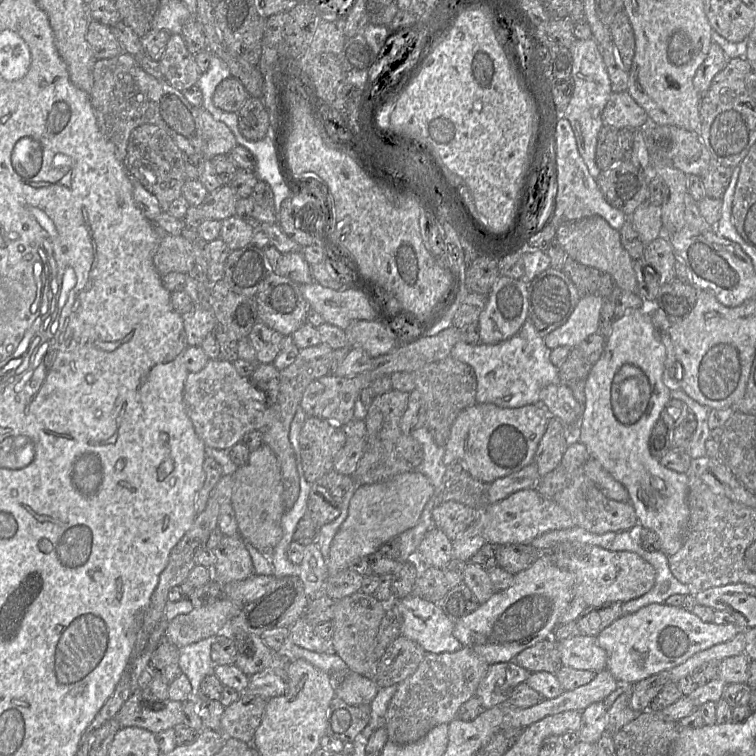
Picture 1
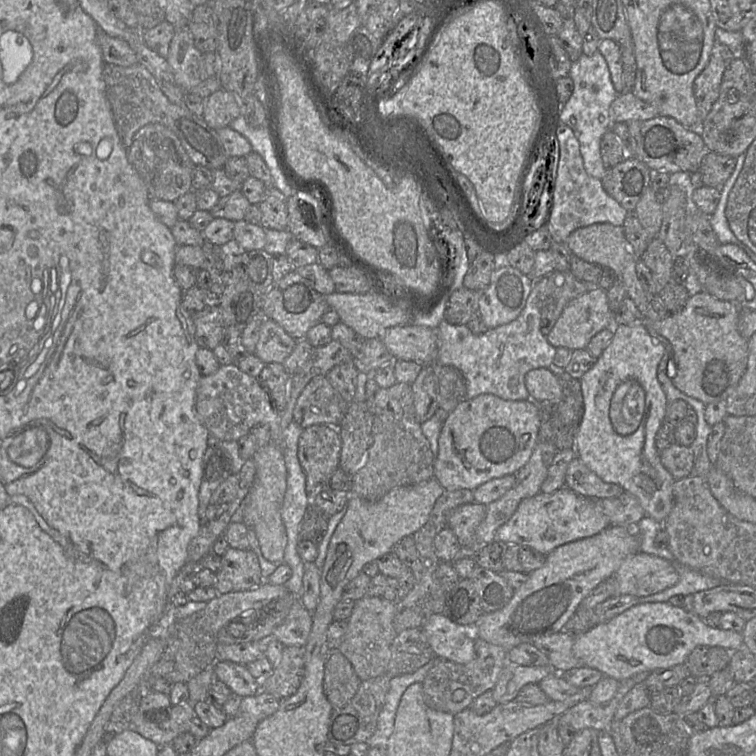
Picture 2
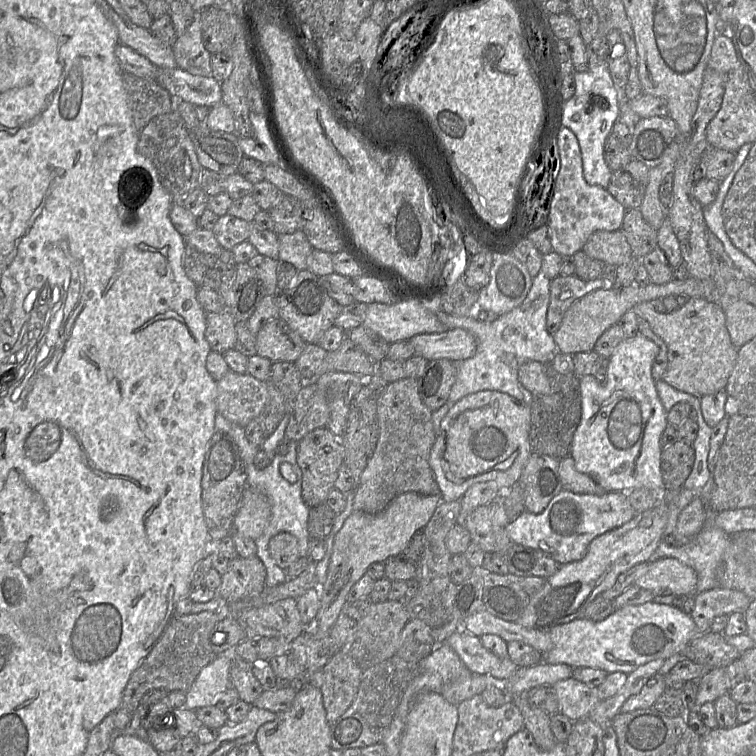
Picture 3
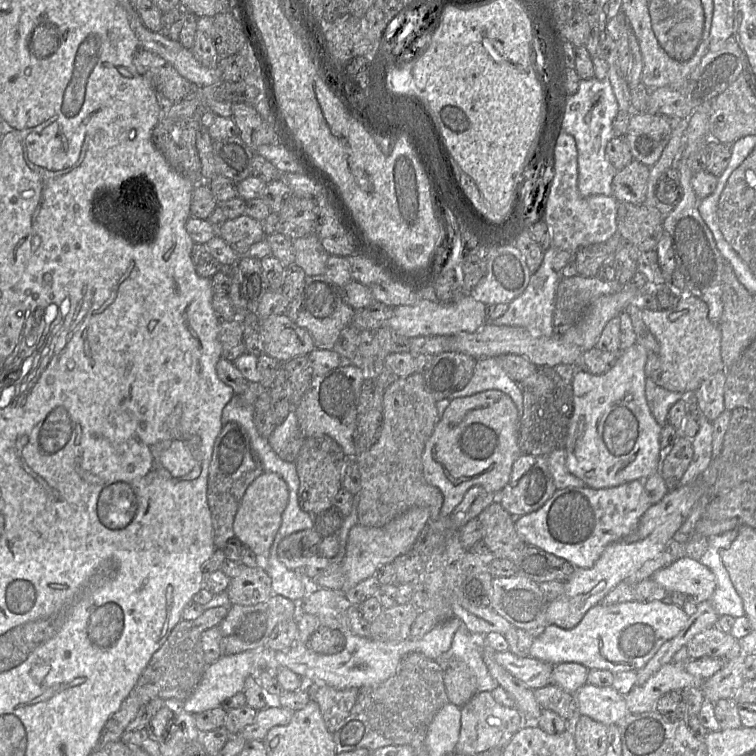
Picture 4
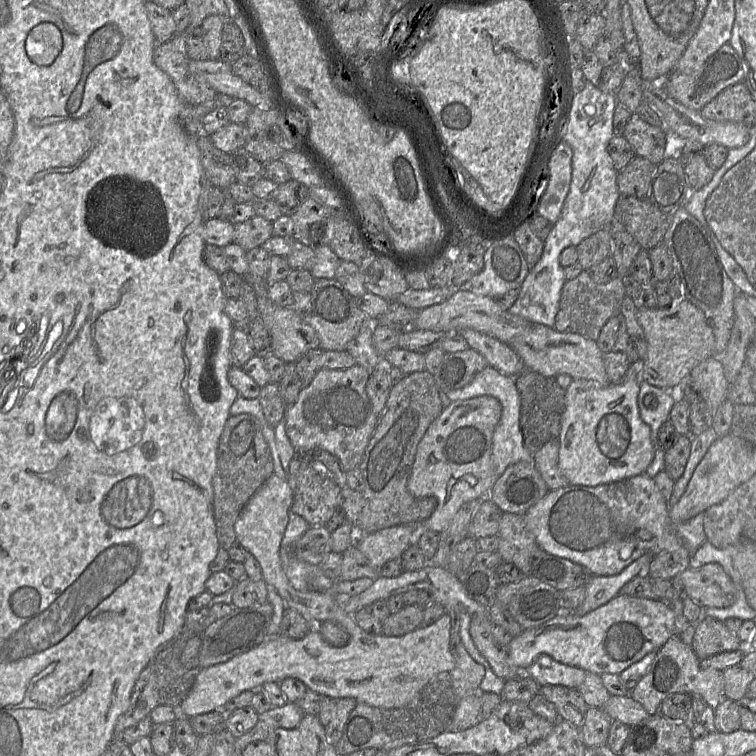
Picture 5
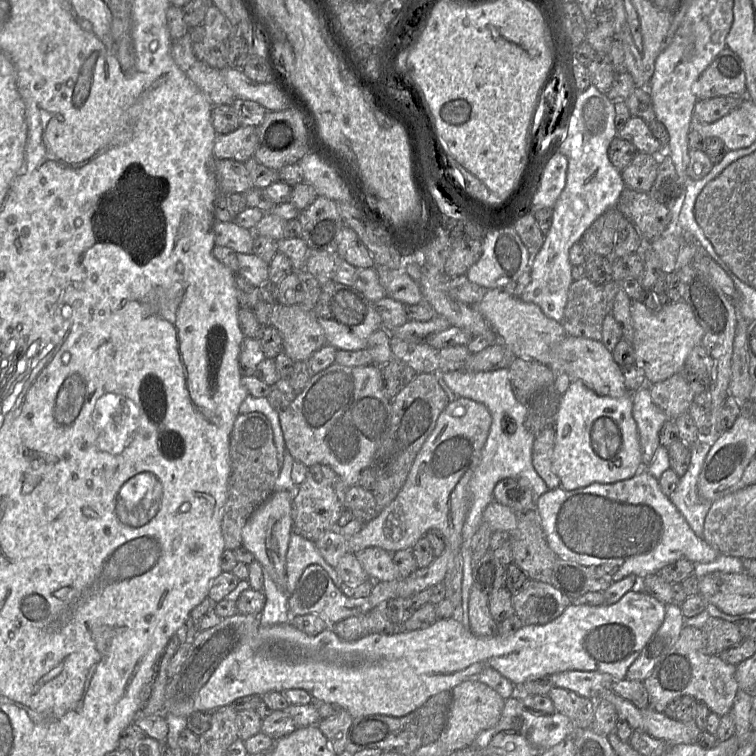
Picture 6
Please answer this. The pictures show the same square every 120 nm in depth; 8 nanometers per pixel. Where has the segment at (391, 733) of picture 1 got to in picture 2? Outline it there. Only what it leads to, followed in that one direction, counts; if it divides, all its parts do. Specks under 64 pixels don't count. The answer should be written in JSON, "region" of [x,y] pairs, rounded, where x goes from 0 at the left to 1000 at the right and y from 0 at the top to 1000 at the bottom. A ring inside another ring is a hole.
{"region":[[[630,844],[628,848],[628,861],[628,872],[618,878],[606,878],[574,868],[575,877],[558,902],[561,925],[567,935],[603,946],[620,937],[632,921],[653,910],[663,886],[672,876],[672,862],[661,854],[634,844]],[[604,913],[615,914],[615,922],[608,929],[598,926],[598,921]]]}

